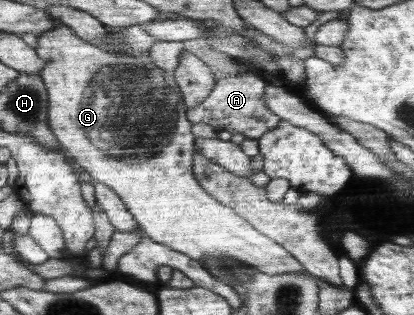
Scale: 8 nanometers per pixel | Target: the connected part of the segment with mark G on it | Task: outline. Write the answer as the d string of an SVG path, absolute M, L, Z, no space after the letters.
M55 17L50 20L54 27L38 35L37 54L46 61L46 66L38 74L47 88L51 131L63 150L93 179L109 185L118 193L147 238L194 260L234 259L238 264L251 266L257 273L269 276L293 272L307 274L305 267L283 245L253 228L234 209L221 204L201 188L191 170L192 124L186 118L187 108L172 72L155 66L149 56L104 52L80 40L73 28L63 25Z

